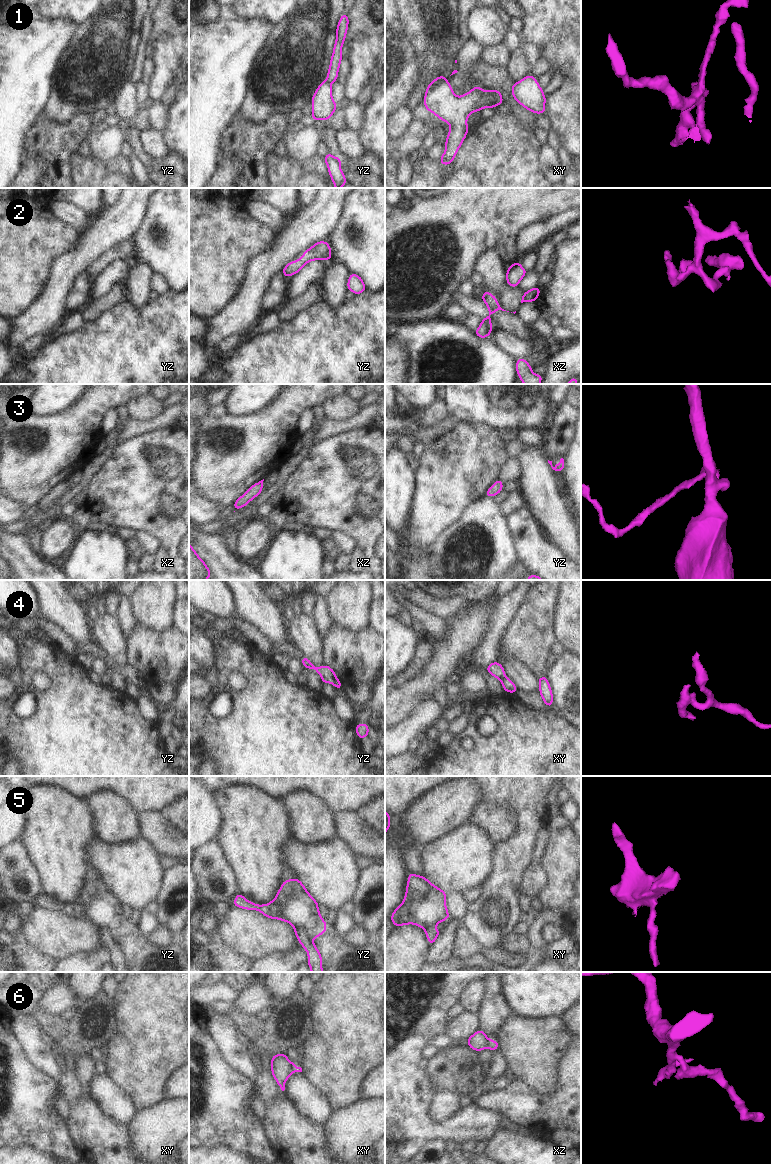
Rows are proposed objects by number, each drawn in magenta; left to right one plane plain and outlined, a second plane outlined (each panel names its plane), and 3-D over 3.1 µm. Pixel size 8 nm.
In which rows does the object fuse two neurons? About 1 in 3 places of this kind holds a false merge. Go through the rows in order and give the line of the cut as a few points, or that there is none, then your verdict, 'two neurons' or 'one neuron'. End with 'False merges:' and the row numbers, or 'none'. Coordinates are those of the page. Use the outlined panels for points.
1: cut xy (446, 79), (425, 96); two neurons
2: cut none; one neuron
3: cut none; one neuron
4: cut xy (505, 676), (500, 679); two neurons
5: cut yz (294, 926), (304, 927), (311, 939); two neurons
6: cut xz (491, 1040), (487, 1047); two neurons
False merges: 1, 4, 5, 6

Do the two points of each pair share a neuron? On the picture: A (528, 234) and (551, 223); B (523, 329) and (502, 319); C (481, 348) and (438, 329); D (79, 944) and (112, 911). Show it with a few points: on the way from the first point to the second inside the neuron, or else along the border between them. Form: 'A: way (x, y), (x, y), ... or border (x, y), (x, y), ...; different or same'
A: way (534, 234), (545, 229); same
B: way (518, 327), (507, 320); same
C: way (470, 344), (464, 340), (449, 338); same
D: border (74, 918), (88, 920), (97, 927); different

